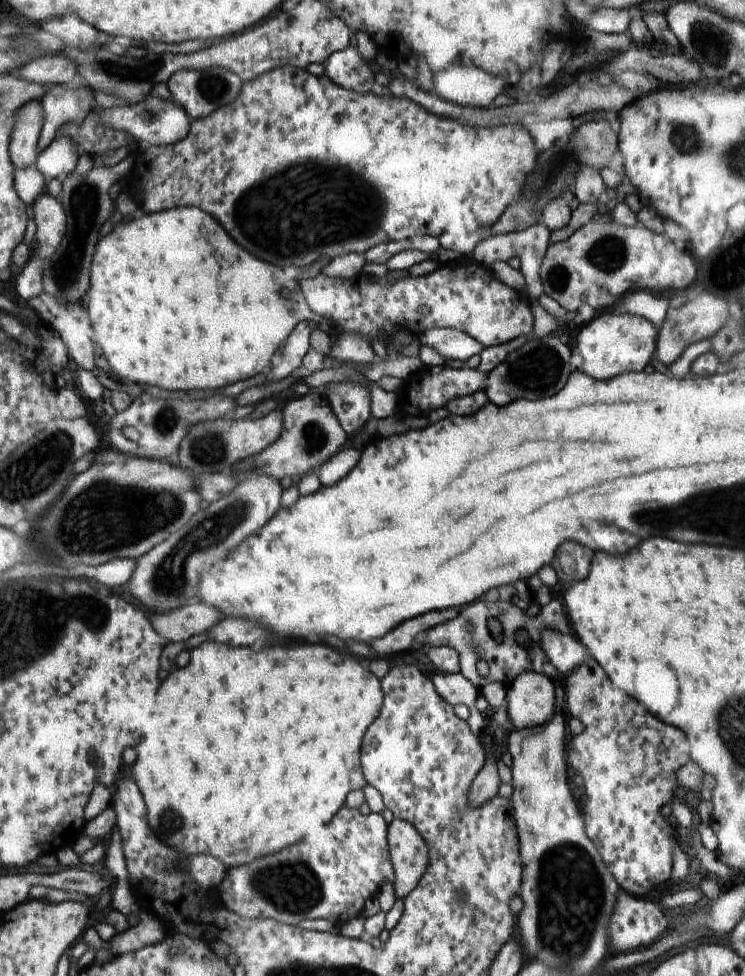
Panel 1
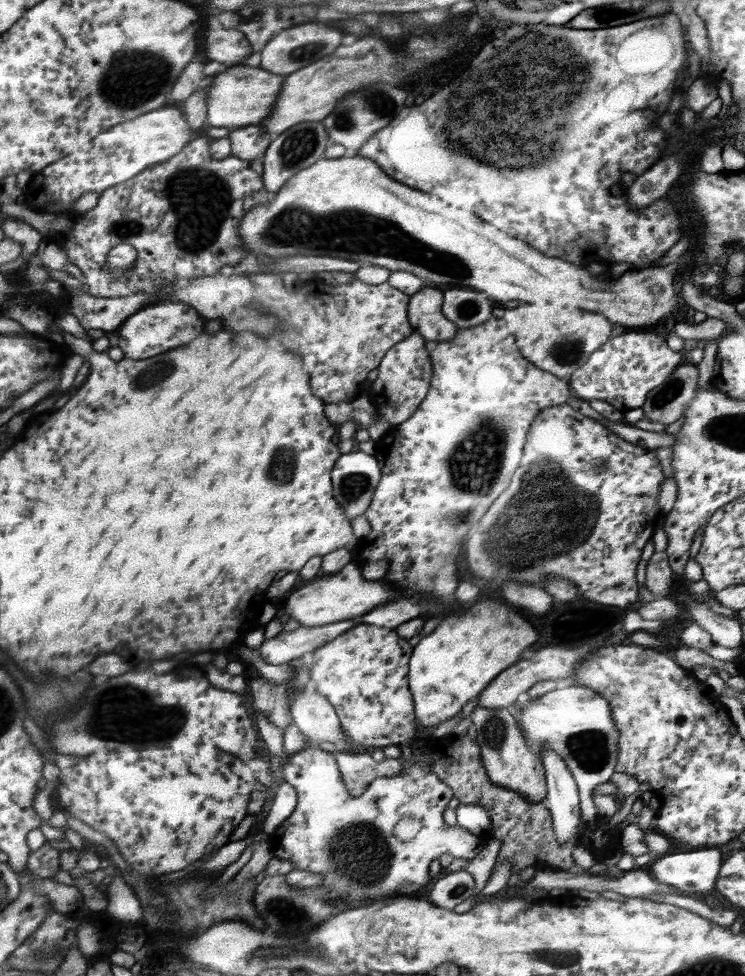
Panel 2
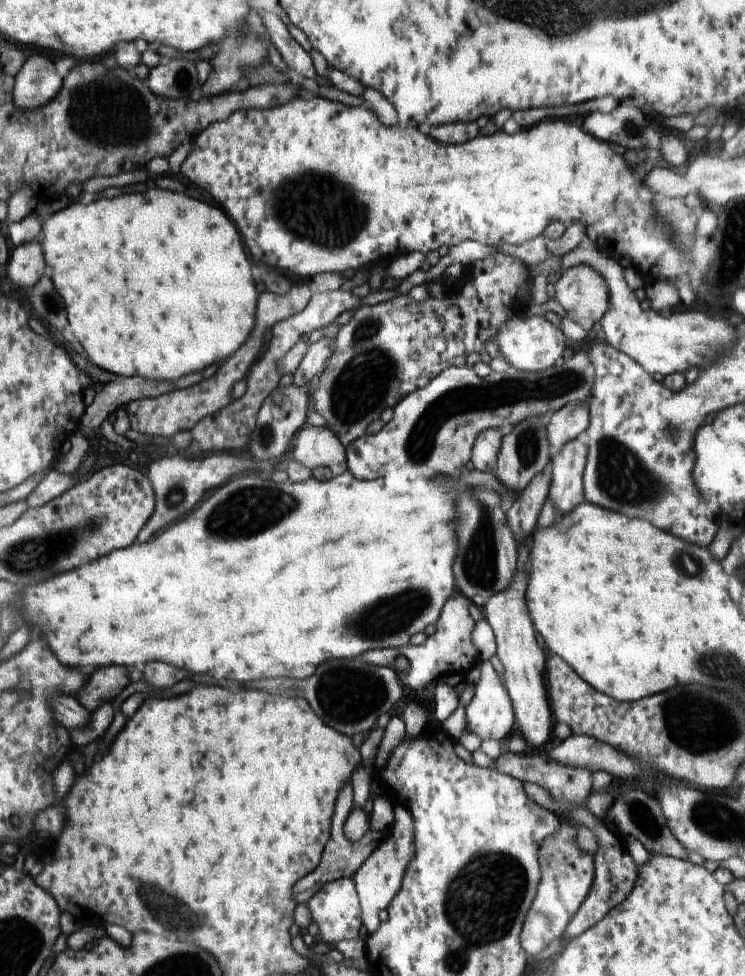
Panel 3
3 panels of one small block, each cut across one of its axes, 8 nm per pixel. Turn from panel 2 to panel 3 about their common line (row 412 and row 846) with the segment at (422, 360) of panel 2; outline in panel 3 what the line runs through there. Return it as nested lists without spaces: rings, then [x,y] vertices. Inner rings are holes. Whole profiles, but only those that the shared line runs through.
[[[395,806],[395,819],[386,831],[380,846],[364,861],[354,873],[353,881],[361,906],[362,924],[372,934],[376,932],[380,921],[378,912],[386,908],[400,888],[402,877],[408,863],[414,858],[413,818],[410,811],[402,806]]]

